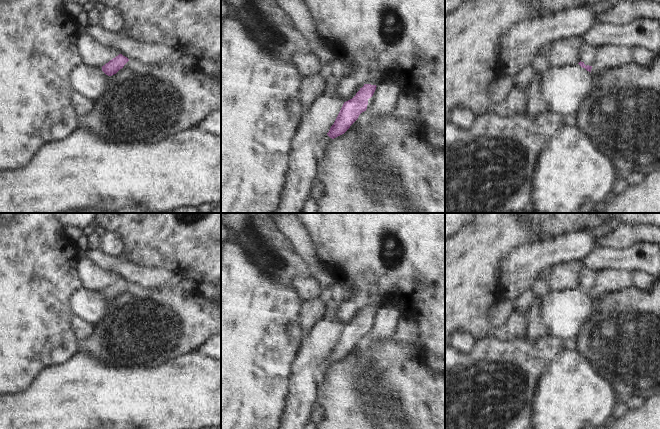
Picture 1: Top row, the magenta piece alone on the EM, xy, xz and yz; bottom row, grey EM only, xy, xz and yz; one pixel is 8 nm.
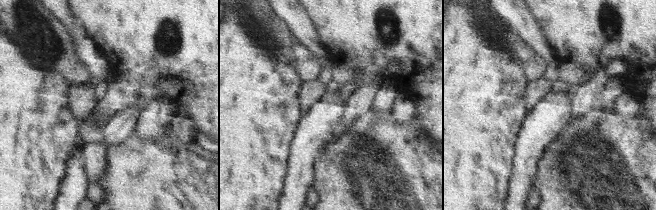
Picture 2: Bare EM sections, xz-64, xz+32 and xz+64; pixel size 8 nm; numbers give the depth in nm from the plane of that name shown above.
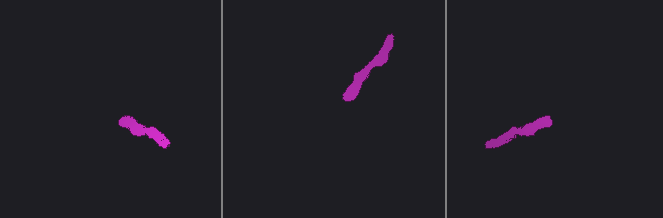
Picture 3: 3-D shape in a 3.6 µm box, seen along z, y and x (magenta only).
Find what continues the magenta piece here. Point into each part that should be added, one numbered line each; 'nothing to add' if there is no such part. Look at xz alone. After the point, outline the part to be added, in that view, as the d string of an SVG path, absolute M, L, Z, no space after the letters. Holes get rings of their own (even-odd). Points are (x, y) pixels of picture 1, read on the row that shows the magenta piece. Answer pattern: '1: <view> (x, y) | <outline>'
1: xz (321, 145) | M326 135L324 138L320 139L313 150L315 160L317 161L319 158L321 158L324 154L324 151L328 145L328 142L330 141L330 137Z

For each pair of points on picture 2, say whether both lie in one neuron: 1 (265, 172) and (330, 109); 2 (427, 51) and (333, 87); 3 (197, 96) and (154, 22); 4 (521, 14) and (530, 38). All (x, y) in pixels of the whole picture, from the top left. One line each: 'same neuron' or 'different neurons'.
1: different neurons
2: different neurons
3: same neuron
4: same neuron

